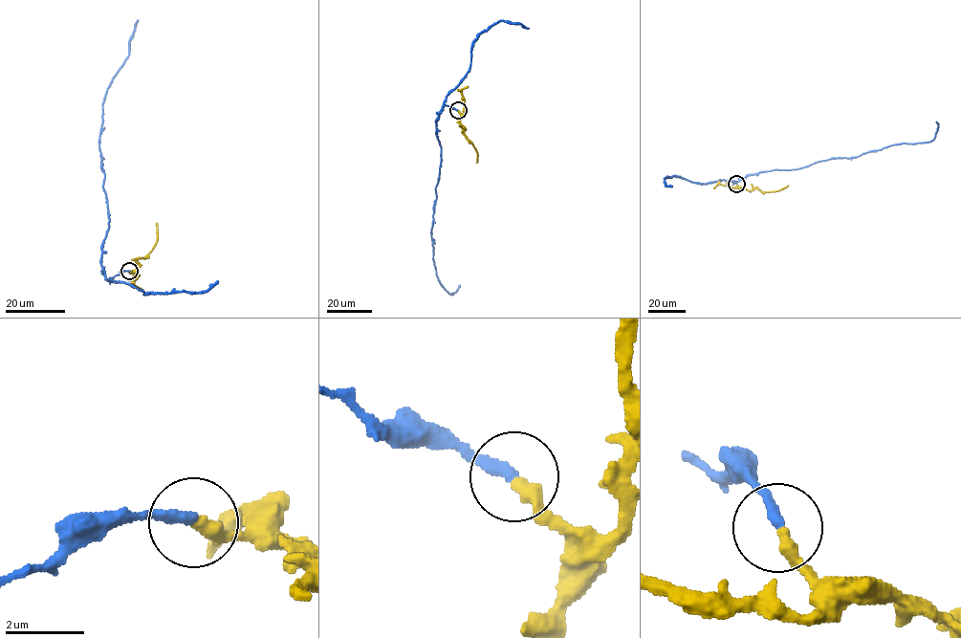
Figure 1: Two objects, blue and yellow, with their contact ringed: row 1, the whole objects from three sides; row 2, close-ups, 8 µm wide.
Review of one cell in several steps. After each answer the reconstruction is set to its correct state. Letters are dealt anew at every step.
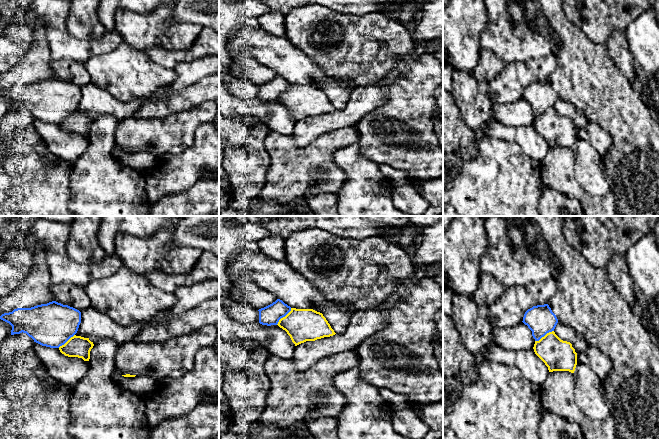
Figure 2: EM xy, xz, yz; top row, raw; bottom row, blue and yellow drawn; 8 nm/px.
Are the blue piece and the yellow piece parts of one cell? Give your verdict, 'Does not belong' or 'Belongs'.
Does not belong

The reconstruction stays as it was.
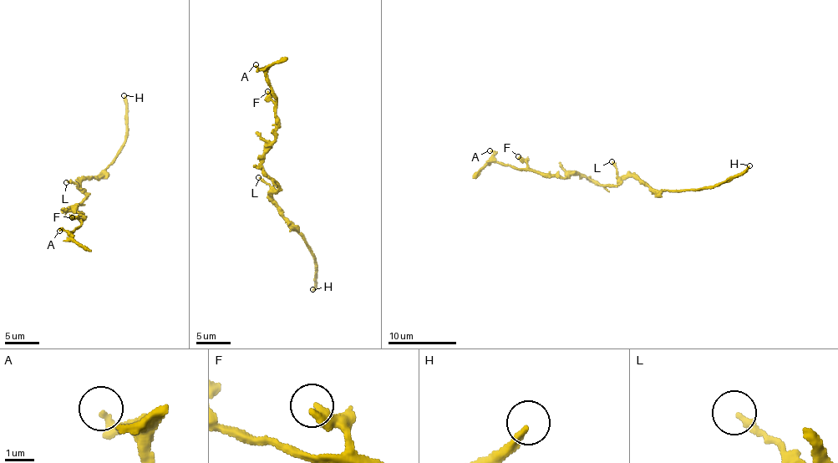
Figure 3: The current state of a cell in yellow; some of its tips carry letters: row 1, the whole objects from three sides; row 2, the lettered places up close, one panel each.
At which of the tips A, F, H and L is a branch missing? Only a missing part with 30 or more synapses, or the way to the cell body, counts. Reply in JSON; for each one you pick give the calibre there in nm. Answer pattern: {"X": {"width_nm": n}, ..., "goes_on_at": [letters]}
{"H": {"width_nm": 280}, "goes_on_at": ["H"]}

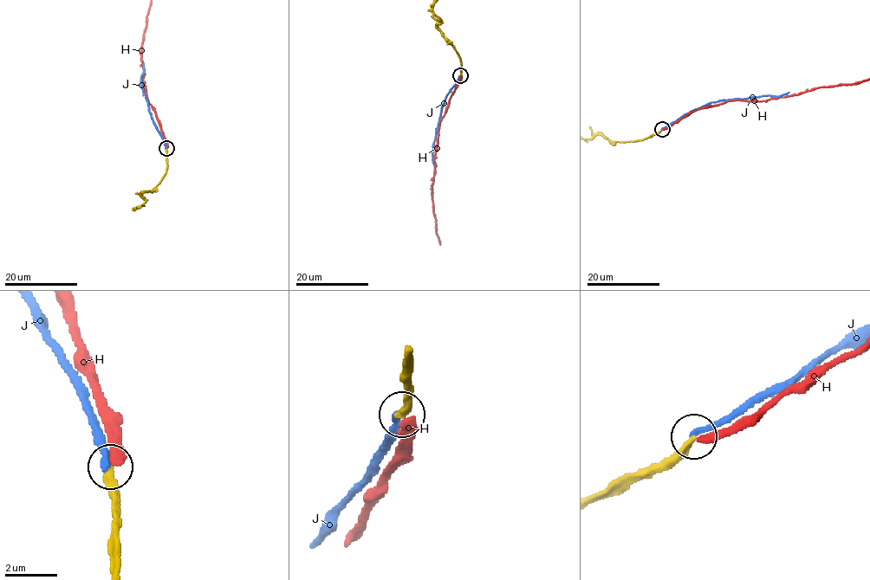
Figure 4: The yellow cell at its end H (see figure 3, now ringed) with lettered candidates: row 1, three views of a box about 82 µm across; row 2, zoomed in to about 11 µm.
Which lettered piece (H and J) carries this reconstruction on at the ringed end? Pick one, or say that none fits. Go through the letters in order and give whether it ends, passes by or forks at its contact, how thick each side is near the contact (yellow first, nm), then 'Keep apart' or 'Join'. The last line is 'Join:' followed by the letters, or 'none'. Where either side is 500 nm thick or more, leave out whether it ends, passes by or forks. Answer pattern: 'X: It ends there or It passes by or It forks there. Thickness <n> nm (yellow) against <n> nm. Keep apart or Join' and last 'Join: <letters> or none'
H: It ends there. Thickness 300 nm (yellow) against 320 nm. Keep apart
J: It ends there. Thickness 320 nm (yellow) against 240 nm. Keep apart
Join: none

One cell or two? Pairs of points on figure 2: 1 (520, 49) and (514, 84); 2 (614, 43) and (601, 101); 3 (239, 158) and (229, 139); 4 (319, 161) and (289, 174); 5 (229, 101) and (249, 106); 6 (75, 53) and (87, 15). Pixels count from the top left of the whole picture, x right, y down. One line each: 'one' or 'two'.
1: two
2: two
3: two
4: one
5: one
6: two

